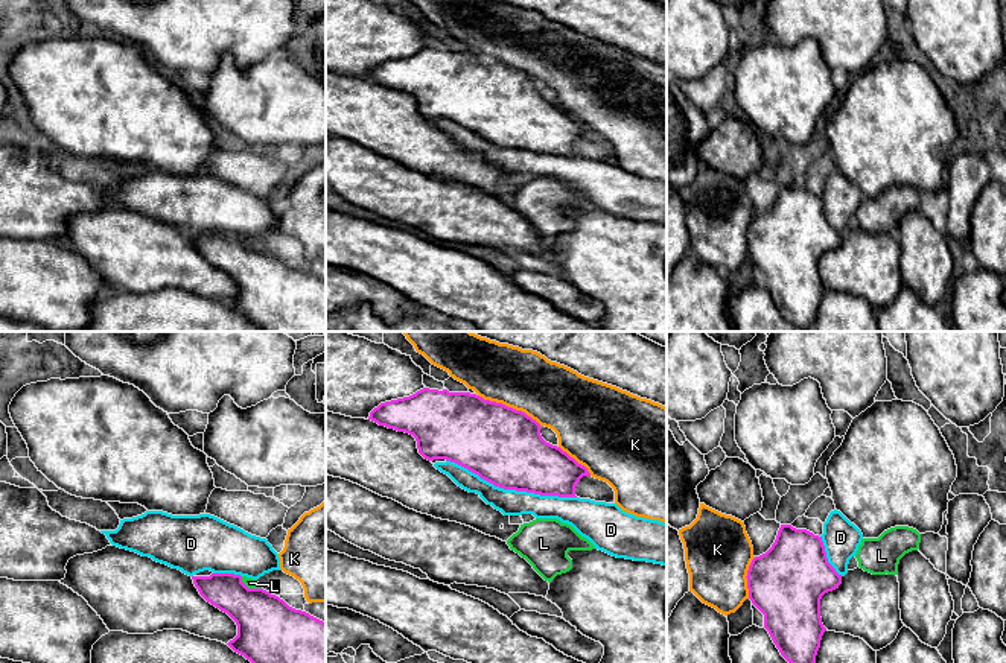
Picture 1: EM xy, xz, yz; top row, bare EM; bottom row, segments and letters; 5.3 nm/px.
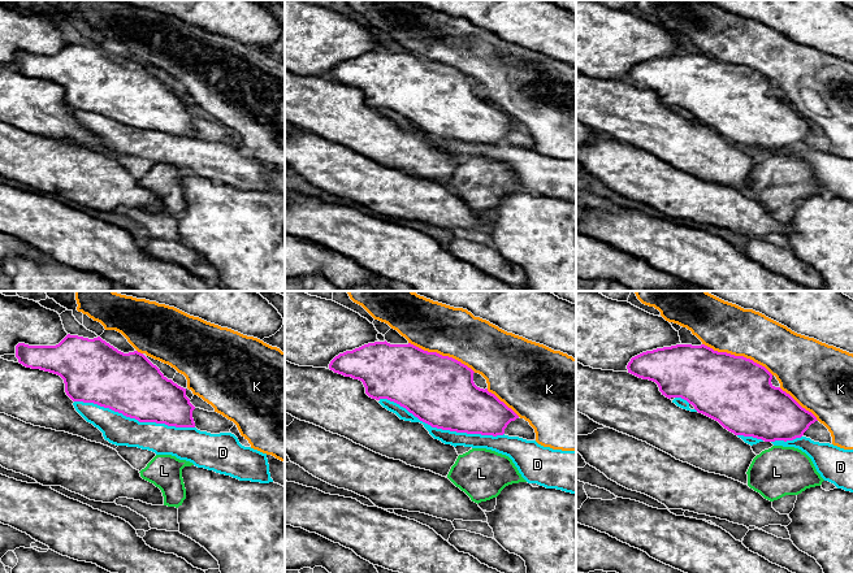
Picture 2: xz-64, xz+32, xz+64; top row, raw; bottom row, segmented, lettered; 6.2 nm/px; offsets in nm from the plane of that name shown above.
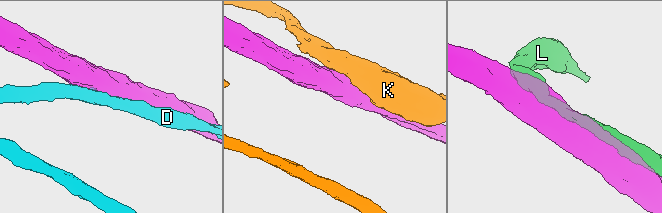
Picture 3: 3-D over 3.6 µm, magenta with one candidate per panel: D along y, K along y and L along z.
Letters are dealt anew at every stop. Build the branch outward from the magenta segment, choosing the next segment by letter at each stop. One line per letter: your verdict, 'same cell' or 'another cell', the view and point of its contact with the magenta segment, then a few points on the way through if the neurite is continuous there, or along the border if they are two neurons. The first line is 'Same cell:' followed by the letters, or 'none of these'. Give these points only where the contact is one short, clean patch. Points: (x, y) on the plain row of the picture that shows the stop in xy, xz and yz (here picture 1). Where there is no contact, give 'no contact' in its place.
Same cell: D
D: same cell | xz (512, 148)
K: another cell | xz (510, 67)
L: another cell | xy (250, 248)

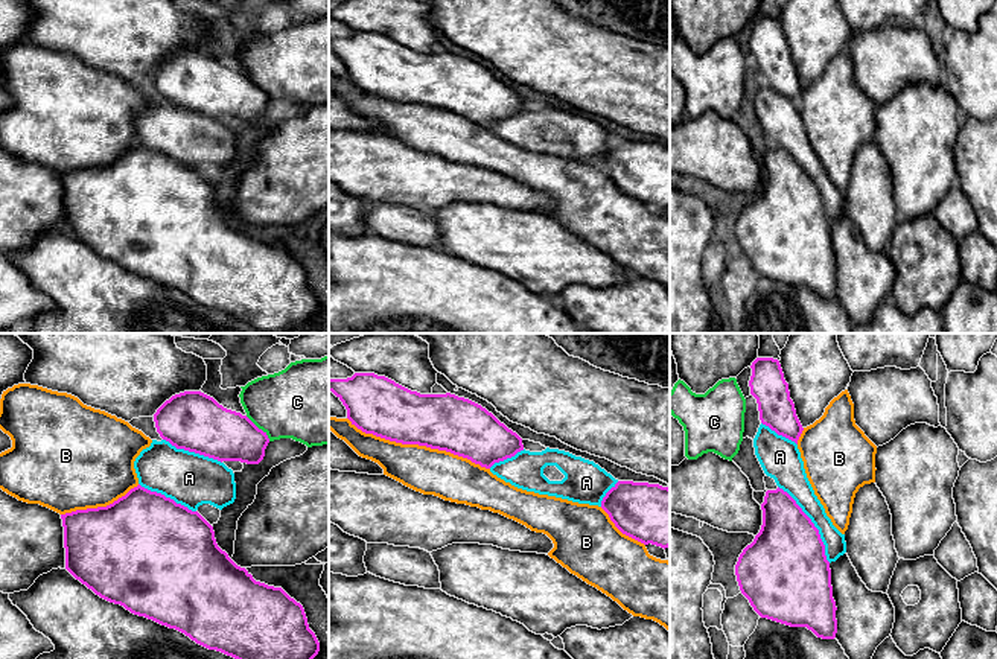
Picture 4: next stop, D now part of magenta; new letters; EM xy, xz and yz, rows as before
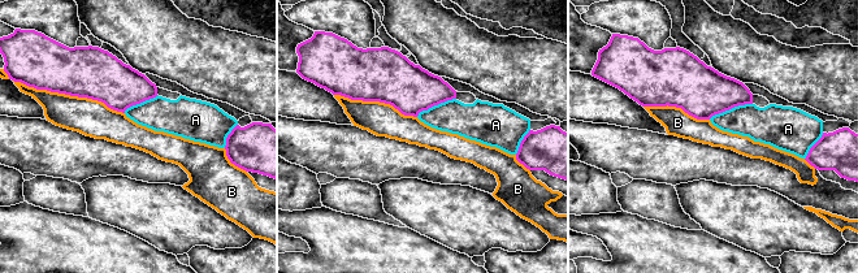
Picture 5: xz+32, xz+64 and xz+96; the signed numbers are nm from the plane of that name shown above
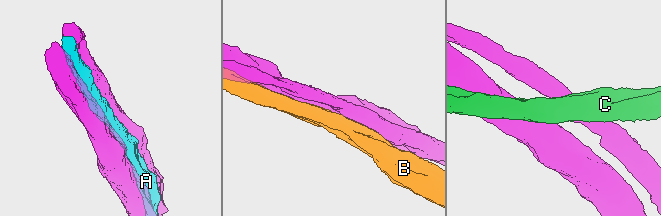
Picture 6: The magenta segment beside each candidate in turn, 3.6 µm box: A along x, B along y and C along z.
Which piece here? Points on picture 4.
Same cell: none of these
A: another cell | yz (813, 183)
B: another cell | xz (419, 104)
C: another cell | xy (258, 87) | along xy (245, 75), (270, 99)

